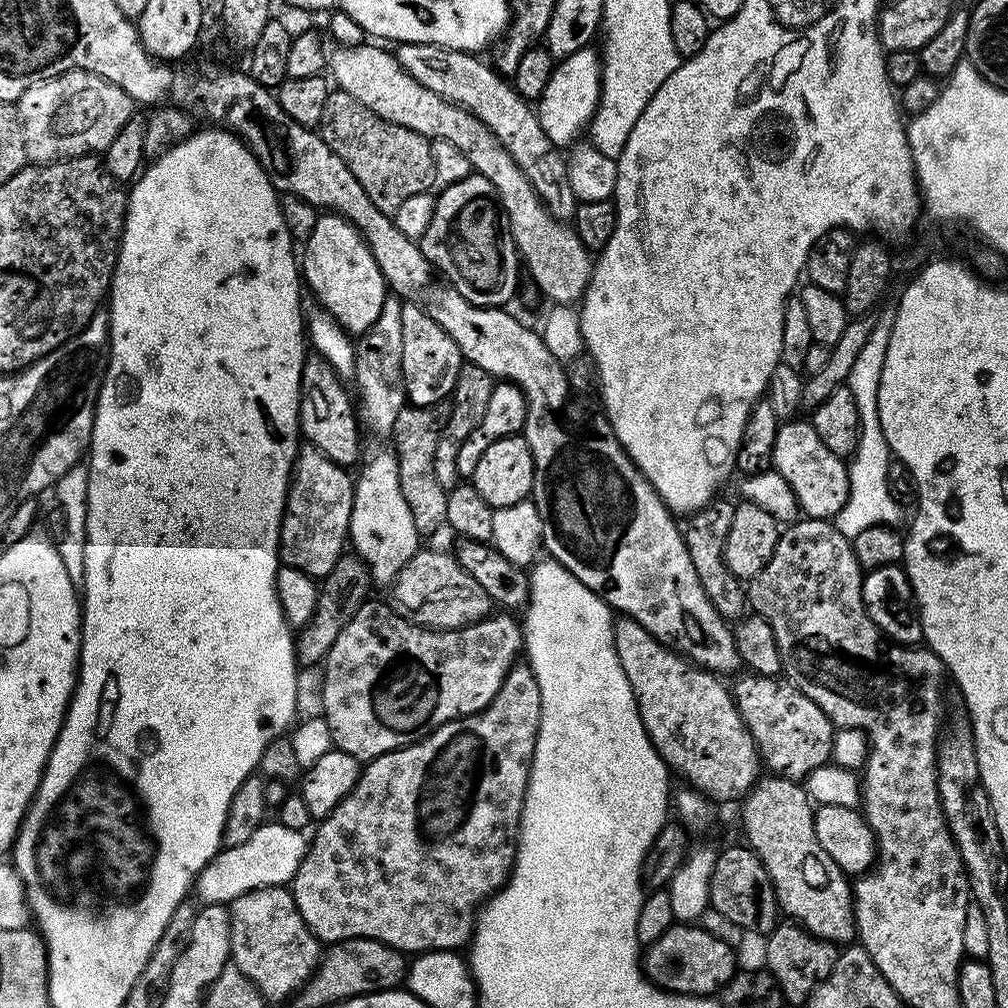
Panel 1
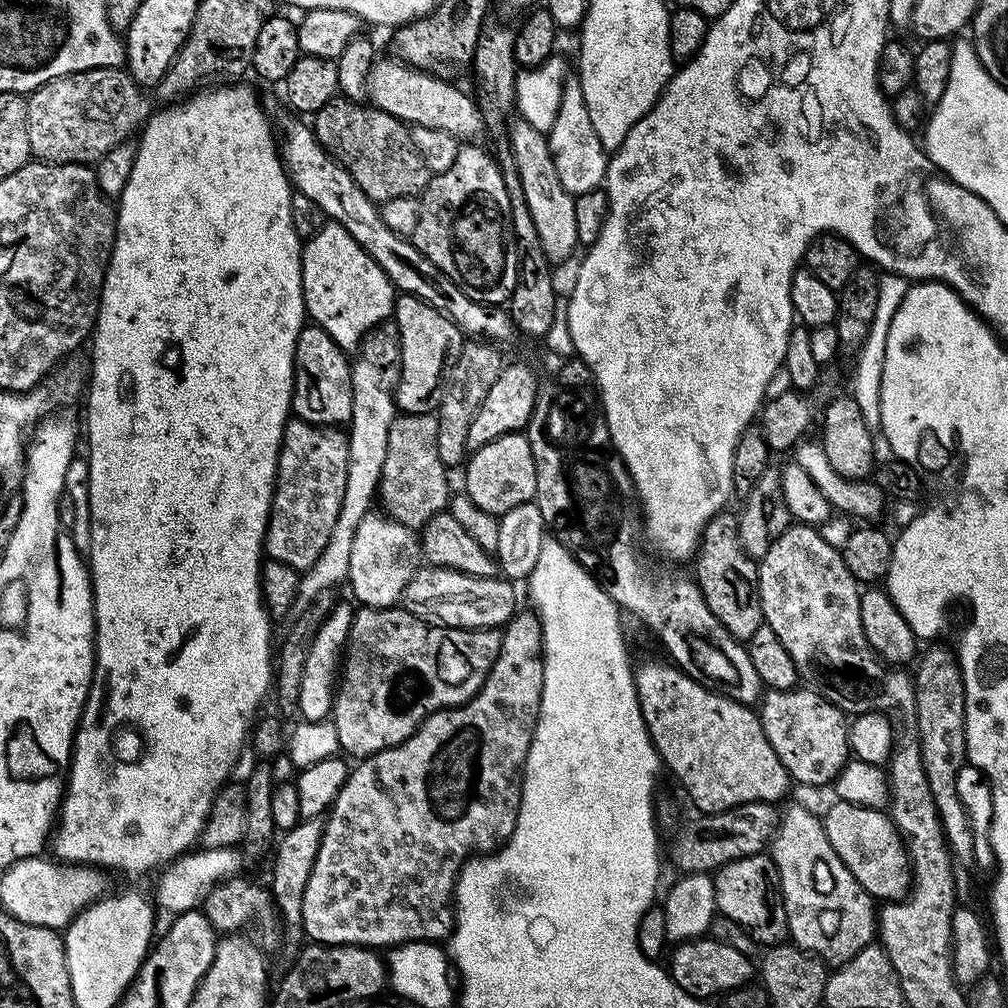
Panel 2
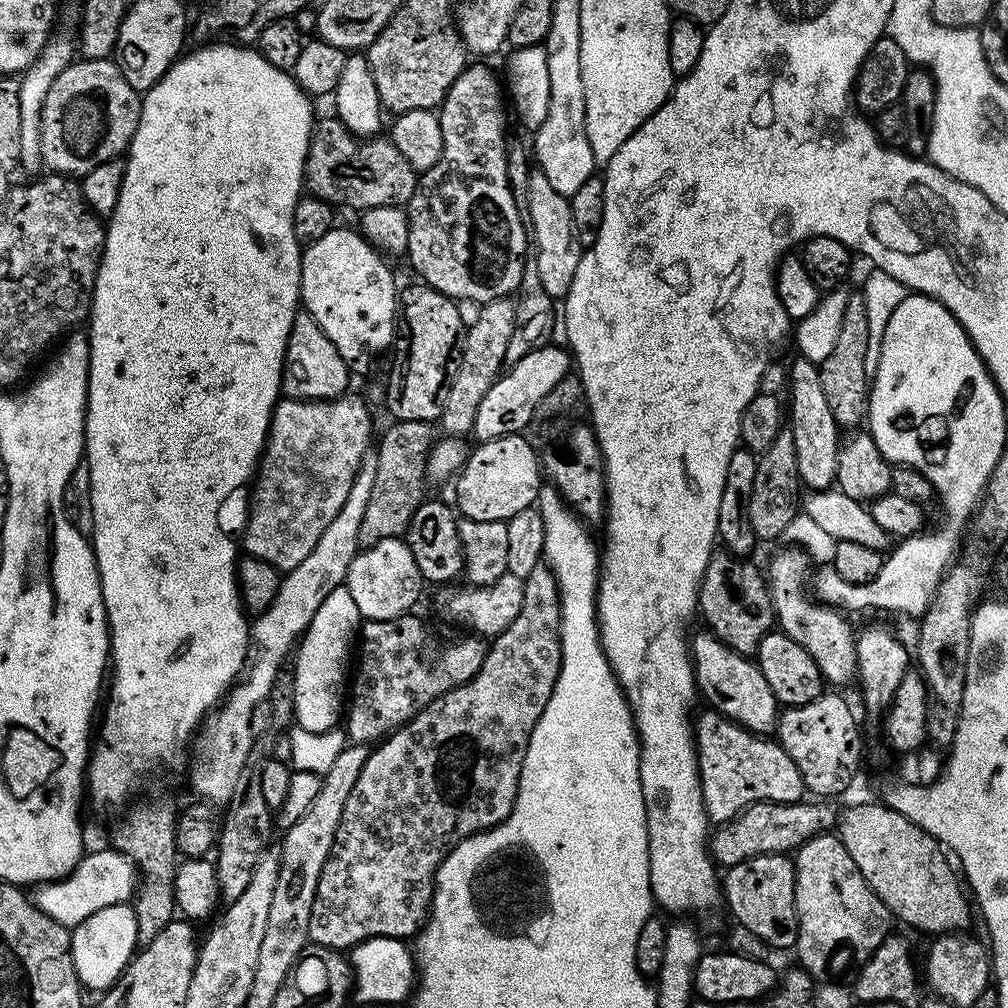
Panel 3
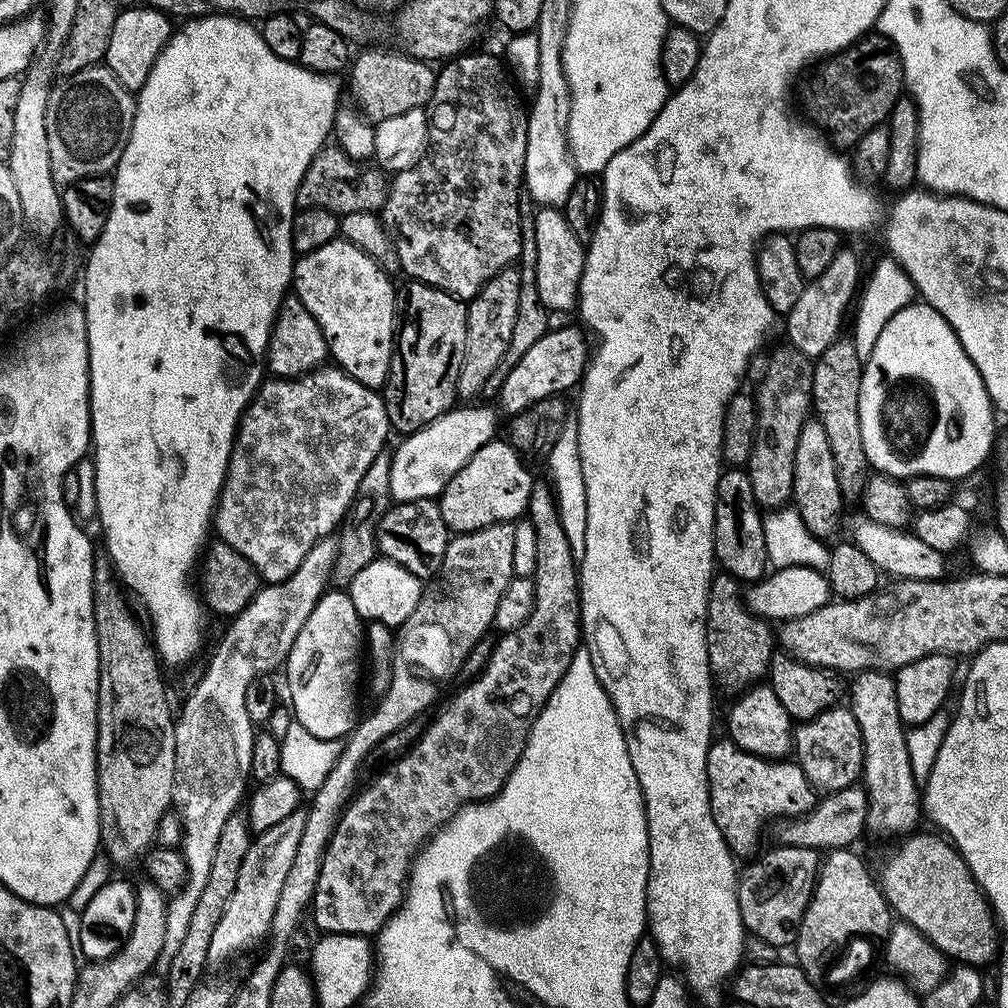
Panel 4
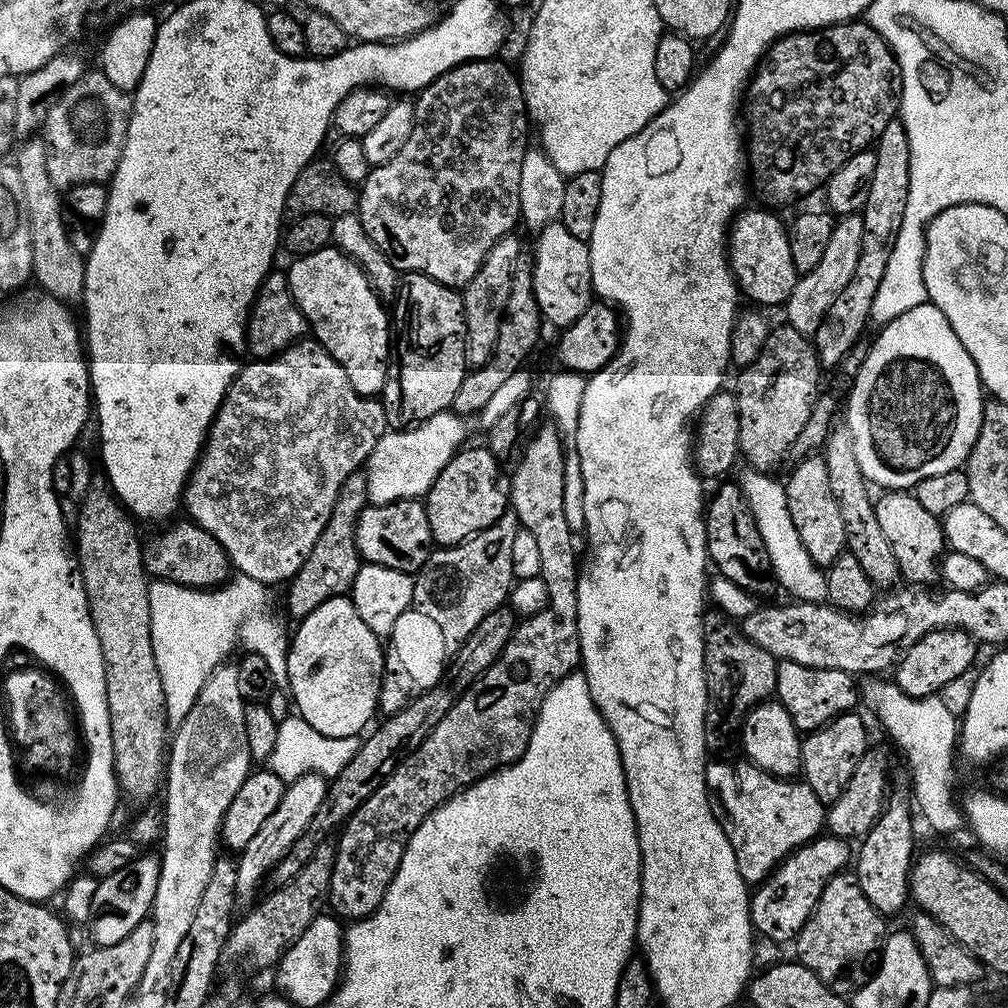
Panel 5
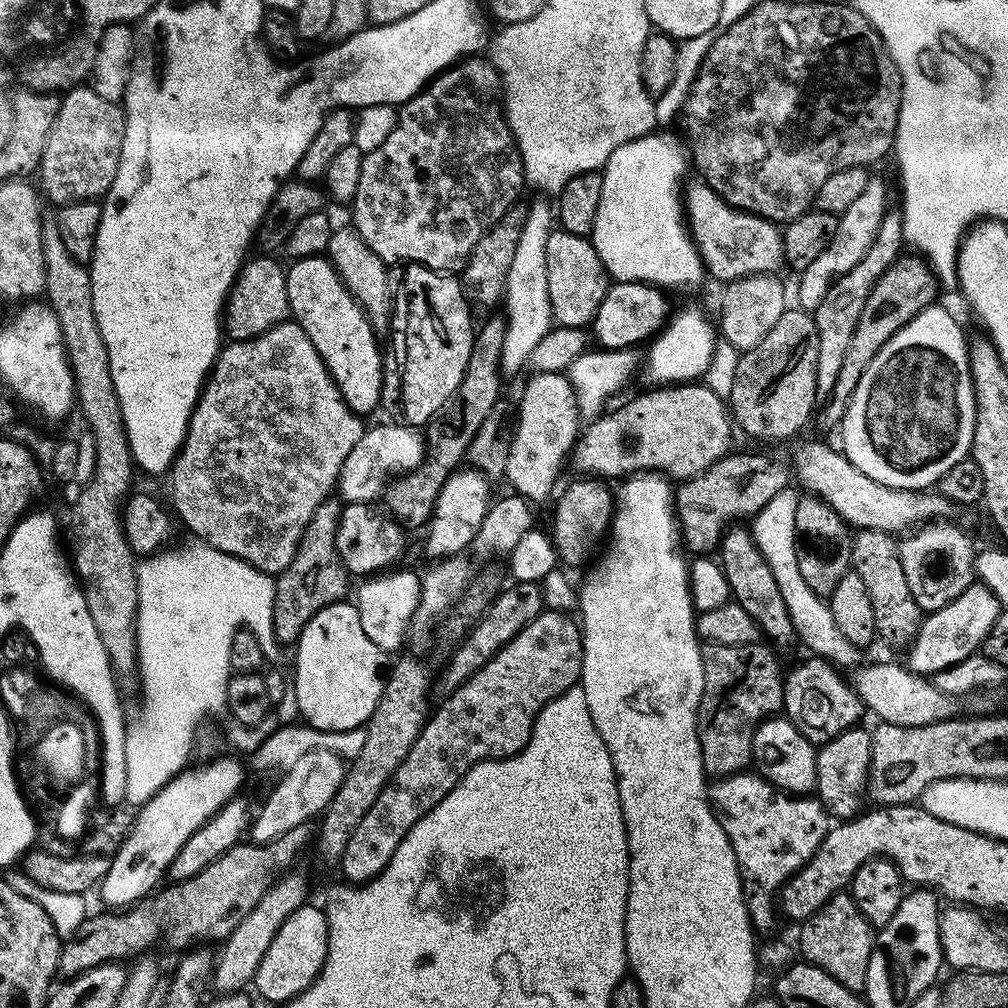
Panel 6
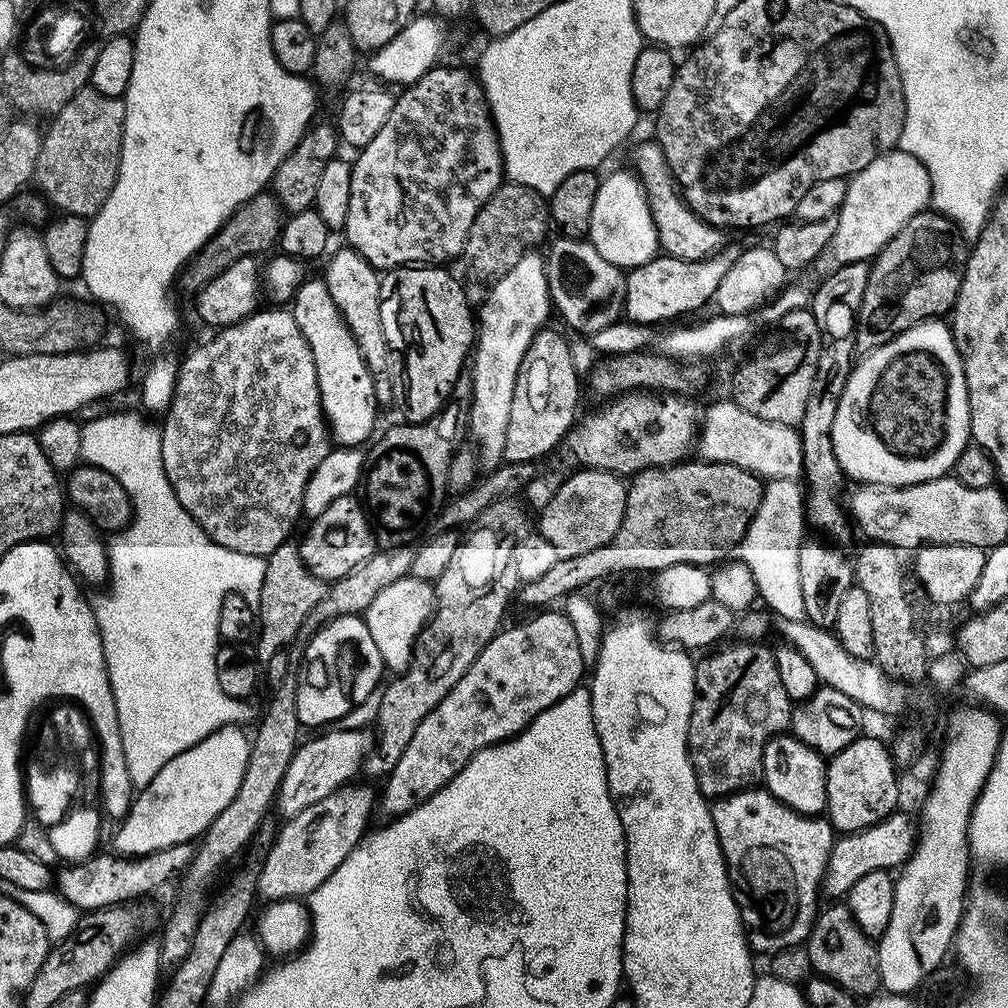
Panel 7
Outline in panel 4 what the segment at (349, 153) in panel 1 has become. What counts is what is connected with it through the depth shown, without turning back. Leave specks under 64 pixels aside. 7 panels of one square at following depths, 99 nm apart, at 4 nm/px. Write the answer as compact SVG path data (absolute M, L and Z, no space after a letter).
M325 146L310 162L296 191L296 203L300 208L330 210L338 217L358 210L379 213L388 197L389 183L389 177L375 163L350 158L339 146Z

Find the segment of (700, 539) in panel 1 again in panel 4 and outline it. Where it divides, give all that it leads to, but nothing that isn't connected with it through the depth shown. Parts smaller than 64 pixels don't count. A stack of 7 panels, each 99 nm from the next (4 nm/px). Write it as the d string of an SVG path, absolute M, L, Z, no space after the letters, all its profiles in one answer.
M727 574L713 575L708 605L706 606L706 642L708 643L708 664L712 667L712 679L717 685L729 688L732 694L747 690L763 681L772 665L774 655L774 628L769 621L754 615L744 604L741 581Z

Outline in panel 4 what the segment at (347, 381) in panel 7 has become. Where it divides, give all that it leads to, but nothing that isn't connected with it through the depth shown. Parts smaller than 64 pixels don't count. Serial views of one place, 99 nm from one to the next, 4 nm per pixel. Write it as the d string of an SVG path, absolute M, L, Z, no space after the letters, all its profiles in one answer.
M337 238L326 242L310 254L299 257L292 266L294 294L314 314L314 322L326 338L328 355L350 378L362 382L362 386L383 389L388 375L394 371L394 345L398 335L398 288L392 285L393 277L382 271L358 246Z

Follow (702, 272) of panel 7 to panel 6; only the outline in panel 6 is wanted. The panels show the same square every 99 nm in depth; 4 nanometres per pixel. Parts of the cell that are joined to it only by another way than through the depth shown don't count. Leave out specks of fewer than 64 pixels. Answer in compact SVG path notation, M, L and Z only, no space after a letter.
M637 280L609 283L590 325L591 335L601 349L632 348L645 340L651 341L670 319L668 300L654 284L640 284Z

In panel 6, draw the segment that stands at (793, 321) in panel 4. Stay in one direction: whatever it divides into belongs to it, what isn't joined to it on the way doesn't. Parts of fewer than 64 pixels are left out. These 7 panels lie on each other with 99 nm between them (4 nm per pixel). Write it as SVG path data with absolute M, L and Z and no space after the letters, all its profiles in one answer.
M876 176L869 177L866 188L862 190L862 195L853 201L849 209L842 212L836 221L834 236L826 249L810 262L810 266L802 273L798 279L798 300L797 305L805 311L814 312L821 304L822 298L828 293L829 286L833 281L850 270L866 254L867 247L874 240L878 226L884 217L887 209L886 205L886 186L882 179Z

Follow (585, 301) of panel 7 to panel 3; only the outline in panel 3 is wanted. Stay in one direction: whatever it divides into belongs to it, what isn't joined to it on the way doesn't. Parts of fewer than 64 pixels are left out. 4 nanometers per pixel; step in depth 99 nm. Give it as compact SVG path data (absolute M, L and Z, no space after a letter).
M532 170L529 174L529 206L533 228L530 240L536 248L538 281L541 290L553 298L567 296L570 286L574 282L574 270L578 270L578 262L582 249L576 241L576 231L572 225L572 215L568 205L569 197L563 196L554 187L546 174L539 170Z

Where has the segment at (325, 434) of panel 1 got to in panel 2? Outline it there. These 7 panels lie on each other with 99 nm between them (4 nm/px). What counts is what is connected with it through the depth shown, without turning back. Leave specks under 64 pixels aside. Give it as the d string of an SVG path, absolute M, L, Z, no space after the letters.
M309 323L298 334L296 373L292 387L292 412L295 419L323 428L347 425L354 410L352 366L349 353L343 352L317 324Z

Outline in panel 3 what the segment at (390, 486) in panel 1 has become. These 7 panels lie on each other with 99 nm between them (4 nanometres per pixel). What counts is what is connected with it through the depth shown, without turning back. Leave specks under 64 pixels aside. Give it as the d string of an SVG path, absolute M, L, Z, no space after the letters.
M386 538L374 546L357 551L354 559L350 562L350 570L346 586L350 590L350 598L358 606L361 617L364 620L389 620L411 613L420 596L420 584L422 577L418 570L418 562L414 562L414 554L410 554L407 543L400 538Z

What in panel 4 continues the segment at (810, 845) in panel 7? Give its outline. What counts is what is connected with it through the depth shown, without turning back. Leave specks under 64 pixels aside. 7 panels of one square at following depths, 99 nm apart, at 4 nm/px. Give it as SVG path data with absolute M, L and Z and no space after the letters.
M716 738L708 748L708 793L710 806L714 814L714 822L718 822L718 830L722 830L722 838L728 844L733 857L752 858L761 851L760 835L764 832L764 824L771 825L781 818L795 818L804 815L816 807L818 799L812 784L802 774L799 764L791 759L763 760L760 756L742 750L730 739Z

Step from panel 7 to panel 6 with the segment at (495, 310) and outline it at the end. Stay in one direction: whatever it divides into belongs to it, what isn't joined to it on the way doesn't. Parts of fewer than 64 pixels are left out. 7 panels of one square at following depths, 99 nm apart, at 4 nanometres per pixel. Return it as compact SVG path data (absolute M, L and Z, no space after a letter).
M536 198L525 209L522 233L519 235L517 249L514 250L510 270L502 301L504 317L507 322L506 335L503 339L500 369L503 375L516 374L524 370L527 360L540 340L554 326L552 307L550 306L549 287L547 285L546 245L554 226L554 210L547 199Z

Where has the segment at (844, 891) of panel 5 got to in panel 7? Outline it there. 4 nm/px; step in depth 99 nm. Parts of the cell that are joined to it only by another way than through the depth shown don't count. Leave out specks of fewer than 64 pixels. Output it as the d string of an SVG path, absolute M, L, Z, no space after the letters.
M832 902L829 904L832 905L828 909L825 907L817 915L816 921L812 924L812 932L806 941L813 973L825 980L833 980L851 996L867 998L877 995L882 985L876 953L877 945L873 937L867 936L858 926L858 922L854 922L854 914L850 914L847 903Z

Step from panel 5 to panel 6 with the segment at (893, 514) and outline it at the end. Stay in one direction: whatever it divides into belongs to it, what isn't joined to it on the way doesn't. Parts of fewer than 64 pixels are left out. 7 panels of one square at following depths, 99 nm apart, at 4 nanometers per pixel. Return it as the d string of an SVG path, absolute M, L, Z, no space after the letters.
M937 518L925 522L911 529L899 541L906 583L910 585L910 594L914 594L914 602L918 602L924 614L942 609L974 582L976 552L972 548L972 540L950 521L948 518Z

